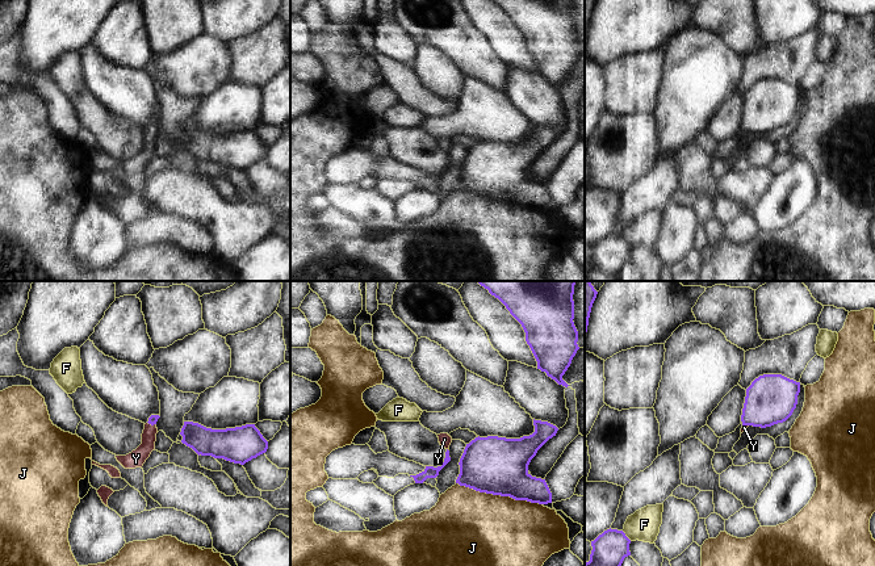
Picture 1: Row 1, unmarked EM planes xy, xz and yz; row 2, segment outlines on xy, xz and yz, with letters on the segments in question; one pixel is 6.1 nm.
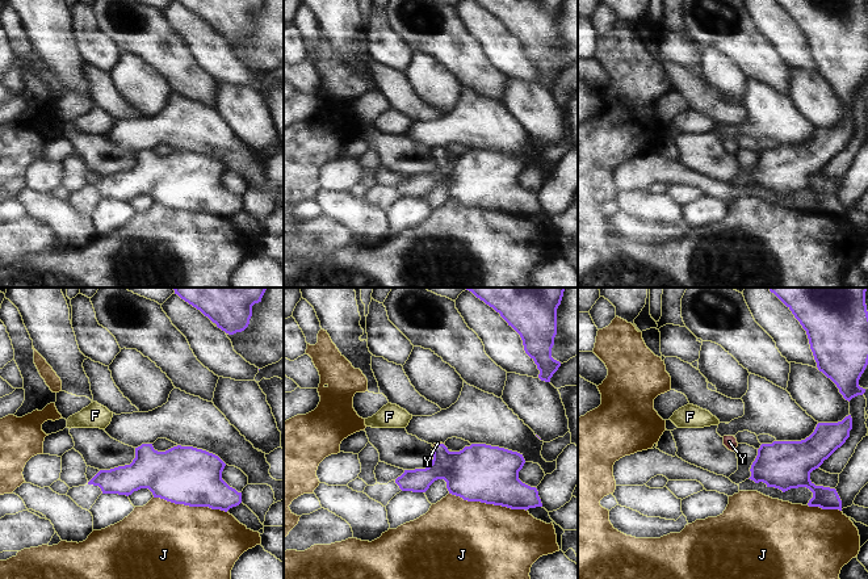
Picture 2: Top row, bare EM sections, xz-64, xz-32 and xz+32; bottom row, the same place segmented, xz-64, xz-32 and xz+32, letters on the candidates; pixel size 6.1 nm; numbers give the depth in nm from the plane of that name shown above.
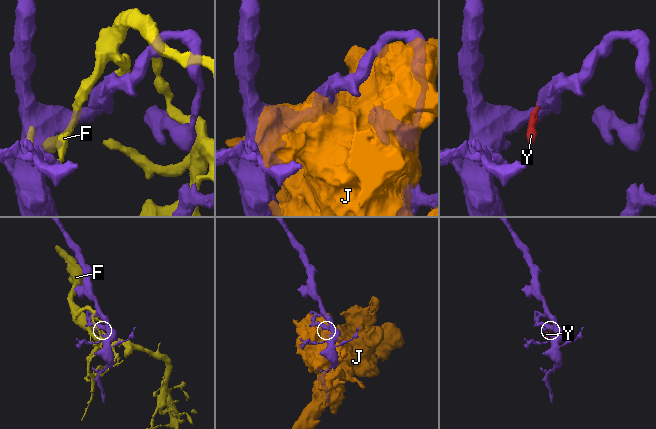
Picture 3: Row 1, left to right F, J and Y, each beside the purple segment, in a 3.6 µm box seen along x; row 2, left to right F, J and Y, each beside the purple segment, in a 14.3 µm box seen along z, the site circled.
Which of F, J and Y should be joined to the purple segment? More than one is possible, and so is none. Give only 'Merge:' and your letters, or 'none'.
Merge: Y

